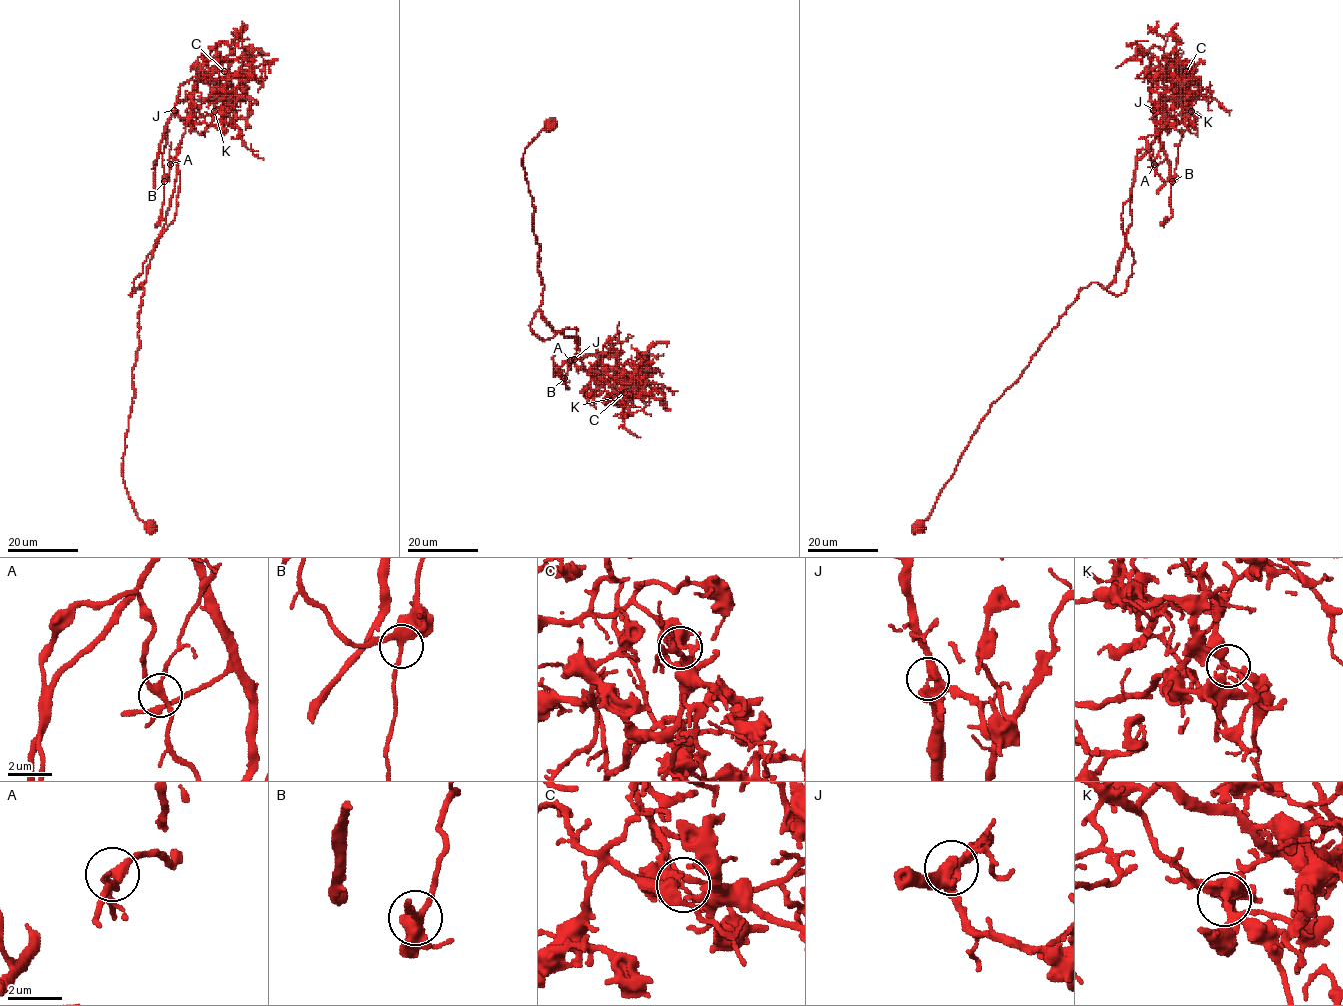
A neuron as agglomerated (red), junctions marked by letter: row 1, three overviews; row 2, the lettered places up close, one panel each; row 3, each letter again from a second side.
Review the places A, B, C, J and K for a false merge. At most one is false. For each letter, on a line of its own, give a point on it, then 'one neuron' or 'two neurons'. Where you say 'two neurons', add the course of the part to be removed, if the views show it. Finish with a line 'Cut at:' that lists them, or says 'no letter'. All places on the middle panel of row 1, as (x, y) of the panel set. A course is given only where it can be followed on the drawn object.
A: at (570, 360); one neuron
B: at (564, 378); one neuron
C: at (624, 392); two neurons; foreign part runs (625, 392), (598, 357), (575, 359), (582, 370), (629, 392), (625, 428), (641, 437)
J: at (574, 359); one neuron
K: at (614, 397); one neuron
Cut at: C

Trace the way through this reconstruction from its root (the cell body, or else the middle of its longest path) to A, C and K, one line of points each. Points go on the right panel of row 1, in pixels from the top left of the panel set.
A: (919, 528), (989, 407), (1018, 378), (1079, 291), (1113, 281), (1131, 222), (1136, 163), (1150, 149), (1154, 164)
C: (919, 528), (989, 407), (1079, 291), (1113, 281), (1136, 163), (1178, 104), (1186, 71)
K: (919, 528), (989, 407), (1018, 378), (1079, 291), (1113, 281), (1131, 222), (1136, 163), (1182, 101), (1192, 110)

